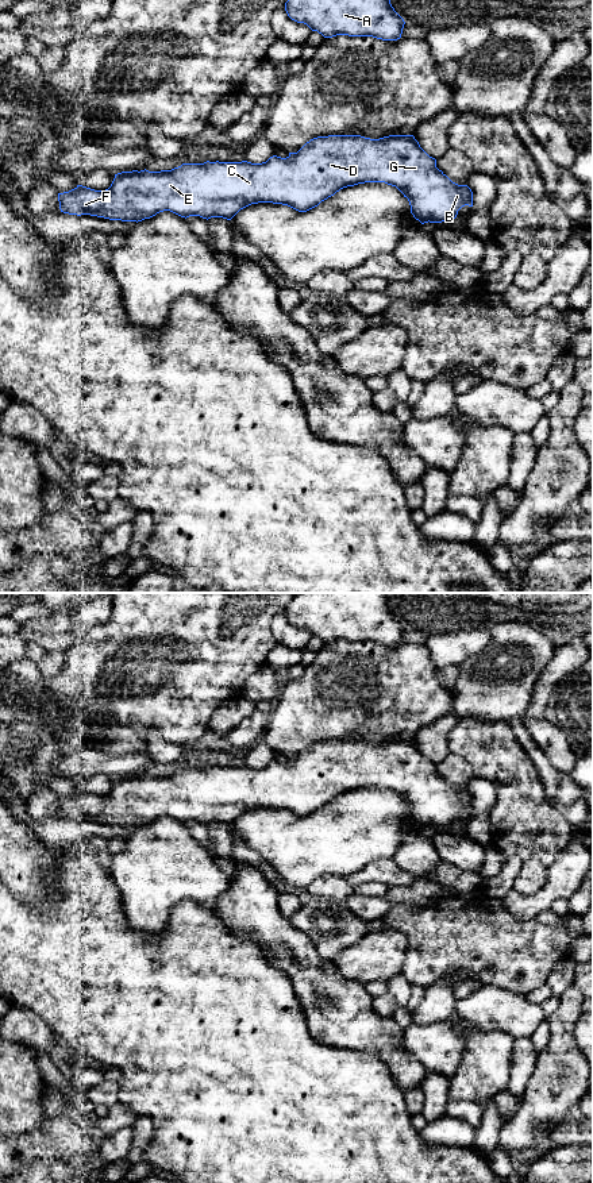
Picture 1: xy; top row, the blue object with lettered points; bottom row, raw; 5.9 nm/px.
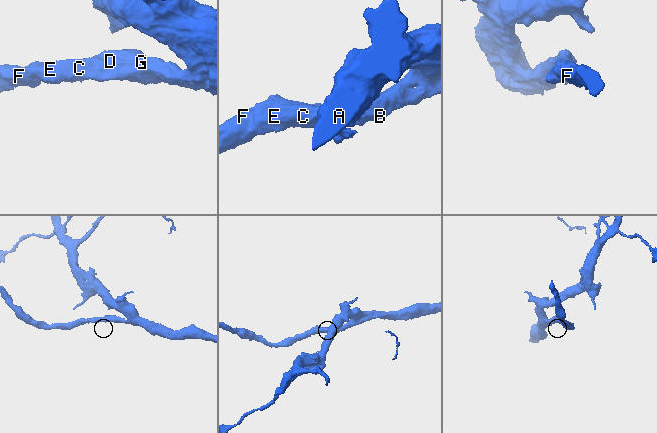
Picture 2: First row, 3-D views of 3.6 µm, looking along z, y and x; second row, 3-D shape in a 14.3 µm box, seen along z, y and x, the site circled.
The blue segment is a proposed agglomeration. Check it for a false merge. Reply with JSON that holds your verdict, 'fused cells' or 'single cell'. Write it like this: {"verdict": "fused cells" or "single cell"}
{"verdict": "single cell"}

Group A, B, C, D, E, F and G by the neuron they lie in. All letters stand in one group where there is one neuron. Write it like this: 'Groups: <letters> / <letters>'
Groups: A B C D E F G

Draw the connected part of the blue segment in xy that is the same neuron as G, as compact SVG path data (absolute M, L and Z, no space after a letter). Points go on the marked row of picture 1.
M361 135L317 136L286 158L270 157L266 162L182 163L172 170L132 170L115 174L111 186L95 190L82 185L58 193L59 209L69 215L91 215L109 220L142 221L170 211L181 217L223 217L231 220L240 209L258 203L288 205L307 212L343 188L365 182L396 186L408 199L411 213L421 224L451 221L458 211L473 207L467 185L453 182L436 167L413 135L389 135L370 139Z

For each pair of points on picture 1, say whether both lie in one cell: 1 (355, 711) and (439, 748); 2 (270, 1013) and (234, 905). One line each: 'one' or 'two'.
1: two
2: two

